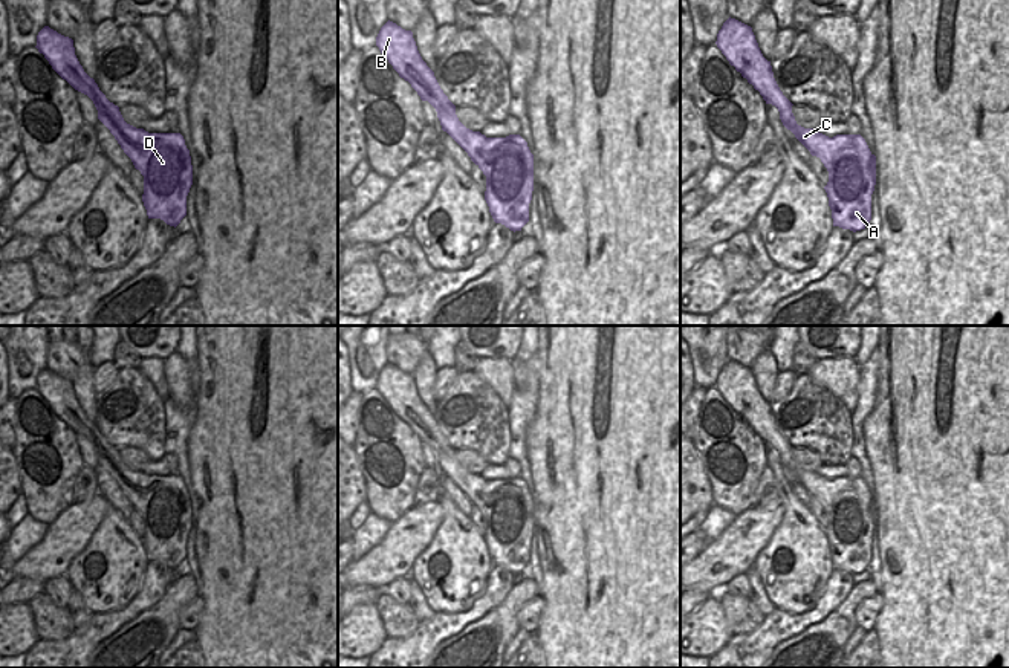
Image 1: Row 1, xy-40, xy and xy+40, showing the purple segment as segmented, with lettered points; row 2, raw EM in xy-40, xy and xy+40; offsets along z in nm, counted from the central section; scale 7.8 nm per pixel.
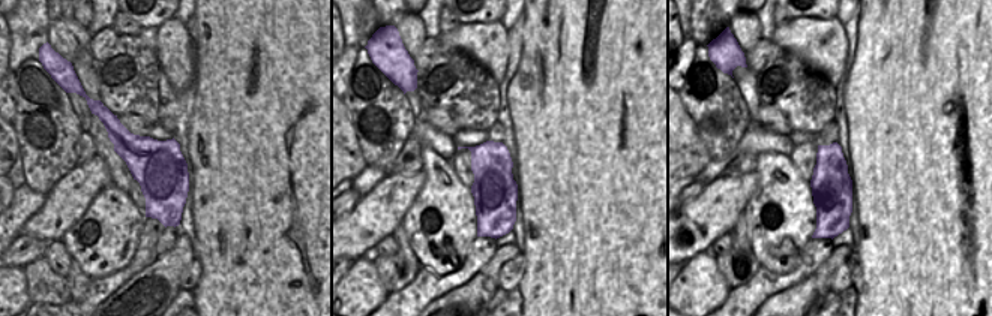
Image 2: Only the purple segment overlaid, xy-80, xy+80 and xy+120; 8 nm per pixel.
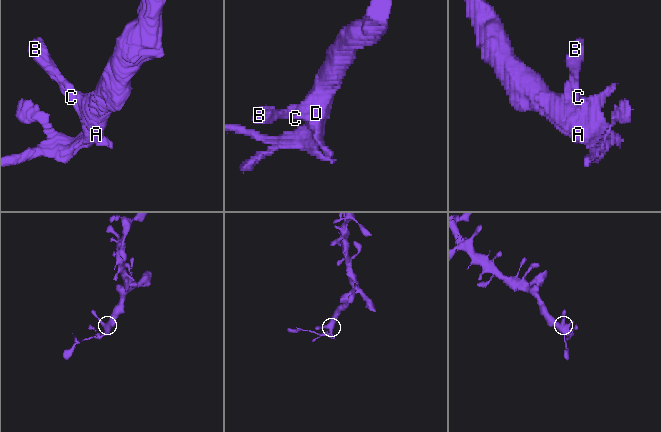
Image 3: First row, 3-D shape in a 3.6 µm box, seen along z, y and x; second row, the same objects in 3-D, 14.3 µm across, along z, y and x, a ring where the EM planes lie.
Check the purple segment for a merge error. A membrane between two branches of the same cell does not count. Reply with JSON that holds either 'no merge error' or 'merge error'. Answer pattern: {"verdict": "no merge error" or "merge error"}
{"verdict": "no merge error"}

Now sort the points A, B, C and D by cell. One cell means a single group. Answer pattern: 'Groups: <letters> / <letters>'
Groups: A B C D

